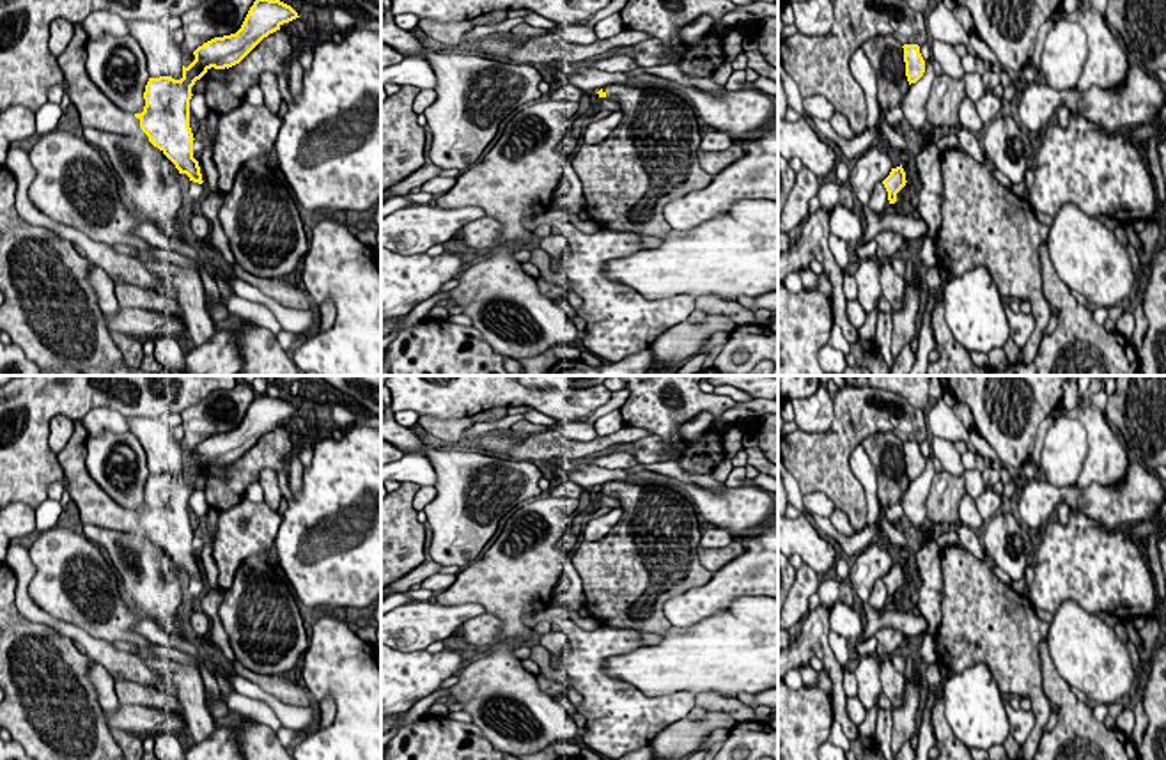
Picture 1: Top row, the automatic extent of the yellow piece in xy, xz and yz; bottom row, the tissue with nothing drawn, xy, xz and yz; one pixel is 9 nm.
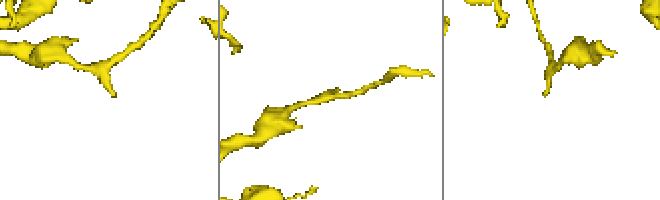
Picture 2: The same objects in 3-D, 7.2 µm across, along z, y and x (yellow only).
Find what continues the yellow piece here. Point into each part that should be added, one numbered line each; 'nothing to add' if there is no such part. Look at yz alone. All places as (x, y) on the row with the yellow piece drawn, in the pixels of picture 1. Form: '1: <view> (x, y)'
nothing to add

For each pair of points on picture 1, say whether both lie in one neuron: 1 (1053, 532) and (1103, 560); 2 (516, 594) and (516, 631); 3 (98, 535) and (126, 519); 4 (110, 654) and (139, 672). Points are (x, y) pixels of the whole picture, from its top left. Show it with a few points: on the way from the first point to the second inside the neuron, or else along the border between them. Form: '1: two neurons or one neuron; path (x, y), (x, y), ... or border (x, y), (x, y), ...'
1: one neuron; path (1065, 544), (1081, 560), (1090, 560)
2: one neuron; path (516, 603), (516, 622)
3: two neurons; border (84, 523), (139, 532), (146, 537)
4: one neuron; path (117, 661), (132, 668)

